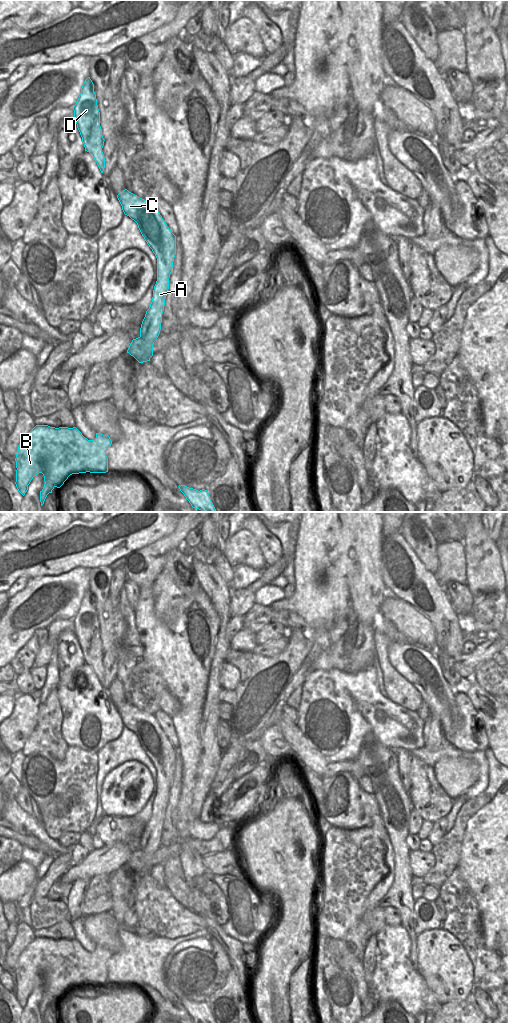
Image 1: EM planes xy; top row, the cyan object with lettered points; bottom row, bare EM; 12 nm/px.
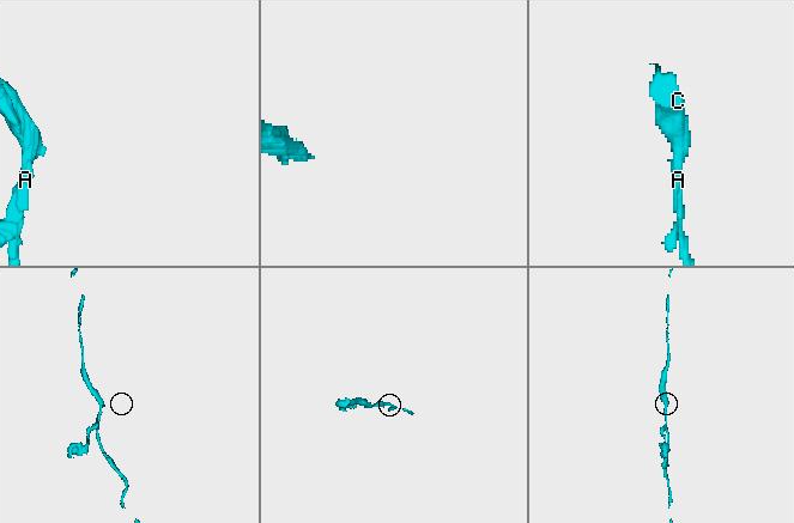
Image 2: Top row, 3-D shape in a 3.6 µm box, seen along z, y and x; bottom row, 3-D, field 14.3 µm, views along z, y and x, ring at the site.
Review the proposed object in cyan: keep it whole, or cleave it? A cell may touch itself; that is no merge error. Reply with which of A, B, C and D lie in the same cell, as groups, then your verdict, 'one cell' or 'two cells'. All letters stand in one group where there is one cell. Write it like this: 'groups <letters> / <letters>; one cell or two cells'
groups A C D / B; two cells

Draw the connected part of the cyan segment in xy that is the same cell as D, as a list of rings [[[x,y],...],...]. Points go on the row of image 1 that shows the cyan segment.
[[[90,77],[85,80],[73,110],[74,120],[82,137],[85,151],[93,156],[101,173],[103,173],[105,158],[102,148],[105,140],[100,126],[100,112],[94,92],[94,84]]]

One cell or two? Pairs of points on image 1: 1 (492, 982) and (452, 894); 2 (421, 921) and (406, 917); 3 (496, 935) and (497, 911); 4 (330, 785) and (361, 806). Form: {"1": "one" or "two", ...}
{"1": "one", "2": "two", "3": "one", "4": "one"}

